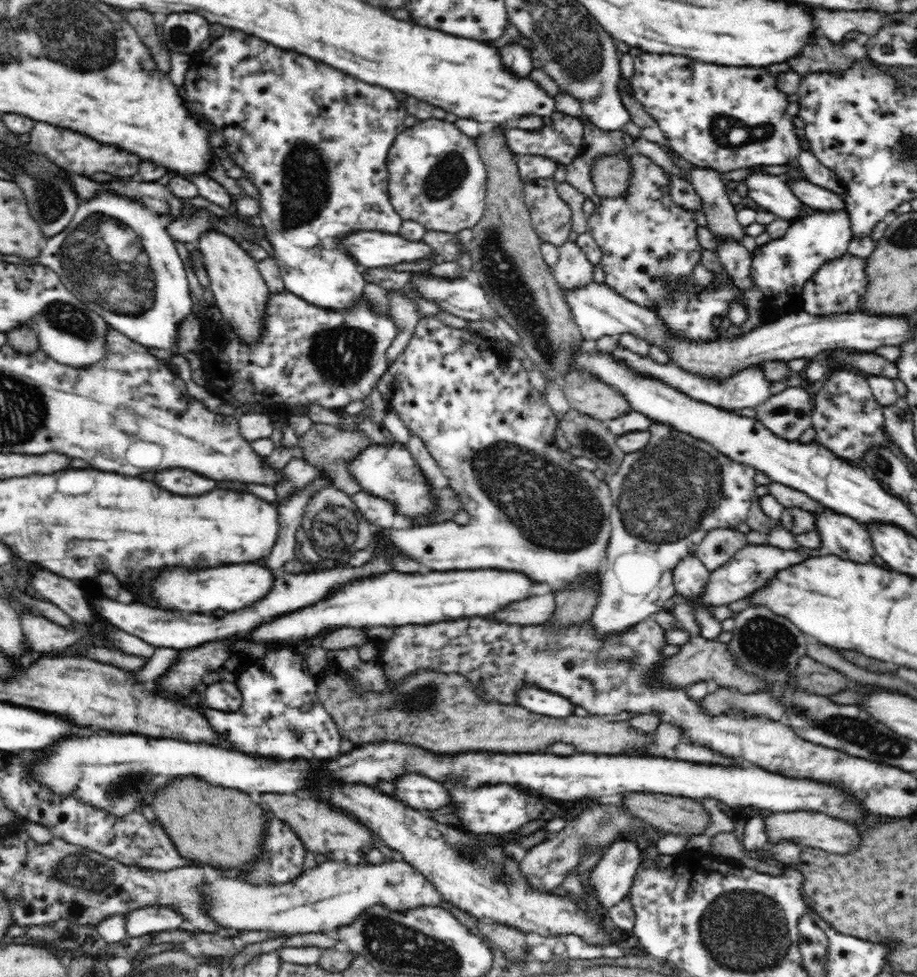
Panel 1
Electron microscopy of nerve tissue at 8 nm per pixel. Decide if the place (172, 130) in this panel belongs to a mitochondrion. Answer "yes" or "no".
no

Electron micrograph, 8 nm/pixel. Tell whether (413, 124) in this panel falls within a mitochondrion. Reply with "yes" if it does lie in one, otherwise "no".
no

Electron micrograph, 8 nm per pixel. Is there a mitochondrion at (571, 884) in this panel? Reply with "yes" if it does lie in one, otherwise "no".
no

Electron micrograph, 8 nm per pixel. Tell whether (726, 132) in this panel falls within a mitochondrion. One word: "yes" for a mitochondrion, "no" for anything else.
yes

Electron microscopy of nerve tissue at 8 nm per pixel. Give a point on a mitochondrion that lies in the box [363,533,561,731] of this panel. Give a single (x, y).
(423, 695)

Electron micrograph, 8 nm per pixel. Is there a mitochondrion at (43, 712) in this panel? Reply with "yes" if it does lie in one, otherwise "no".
no

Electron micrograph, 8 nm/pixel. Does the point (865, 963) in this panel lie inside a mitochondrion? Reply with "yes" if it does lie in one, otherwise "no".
no

